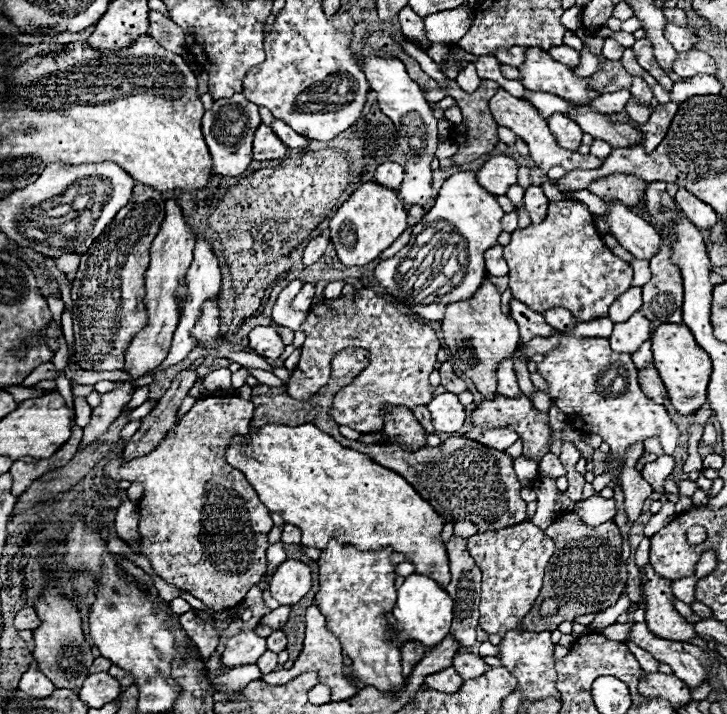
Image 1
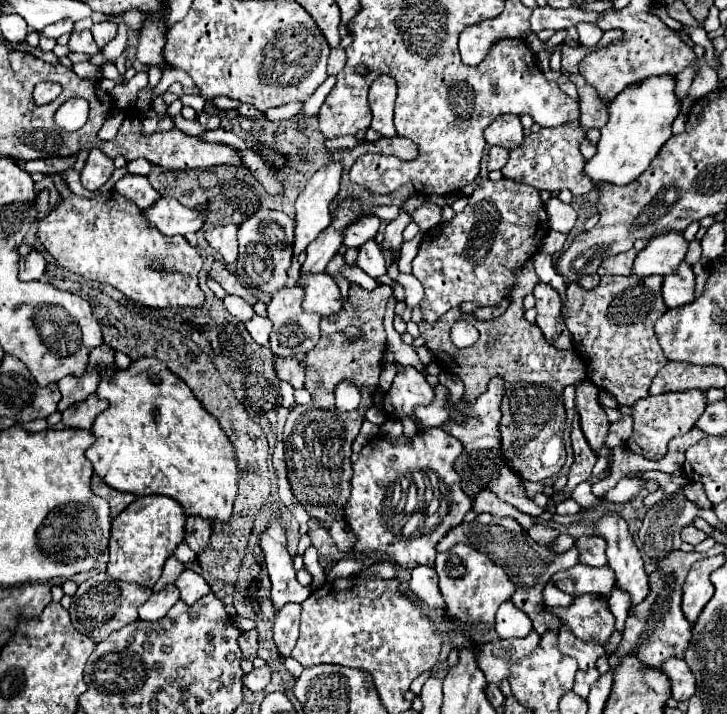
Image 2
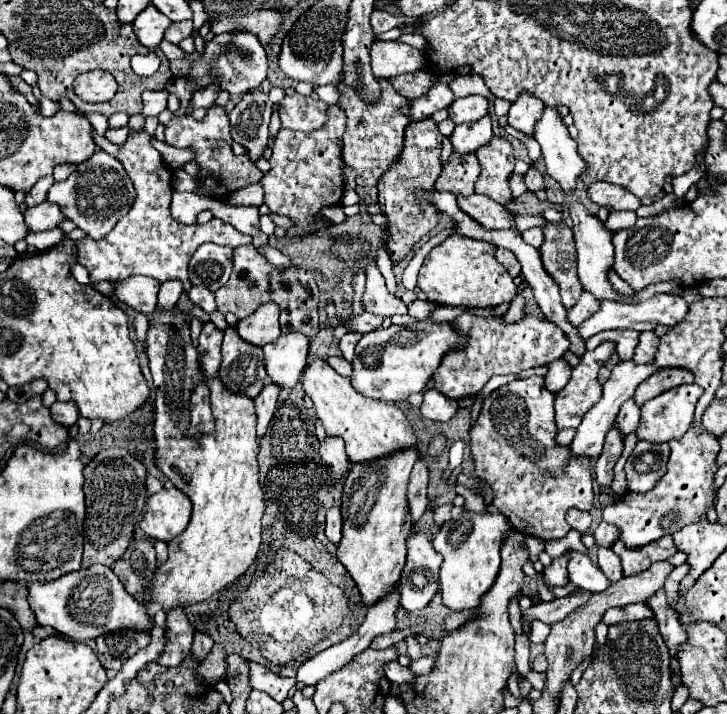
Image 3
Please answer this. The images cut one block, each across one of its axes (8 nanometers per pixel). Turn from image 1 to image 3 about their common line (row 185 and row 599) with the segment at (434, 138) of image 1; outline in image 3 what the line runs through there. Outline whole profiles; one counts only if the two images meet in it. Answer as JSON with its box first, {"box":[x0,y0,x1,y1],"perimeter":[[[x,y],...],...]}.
{"box":[400,532,442,612],"perimeter":[[[418,532],[408,538],[408,558],[400,578],[402,608],[408,612],[422,610],[438,592],[438,570],[442,556],[432,548],[426,534]]]}

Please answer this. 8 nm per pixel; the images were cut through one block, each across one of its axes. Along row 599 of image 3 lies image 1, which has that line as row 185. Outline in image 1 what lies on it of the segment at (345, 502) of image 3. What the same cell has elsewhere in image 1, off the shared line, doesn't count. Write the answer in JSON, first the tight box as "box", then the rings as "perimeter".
{"box":[330,180,408,266],"perimeter":[[[374,180],[362,184],[330,220],[330,238],[338,258],[346,266],[364,266],[376,260],[408,228],[406,218],[408,214],[396,196],[396,190],[380,186]]]}

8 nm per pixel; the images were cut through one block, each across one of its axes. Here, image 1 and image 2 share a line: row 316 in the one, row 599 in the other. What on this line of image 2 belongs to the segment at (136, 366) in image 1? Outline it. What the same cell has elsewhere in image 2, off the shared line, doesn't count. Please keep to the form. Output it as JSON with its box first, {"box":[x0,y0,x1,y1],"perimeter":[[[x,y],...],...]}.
{"box":[138,584,180,622],"perimeter":[[[168,584],[166,588],[162,588],[160,592],[154,592],[148,602],[144,602],[140,608],[138,608],[138,614],[142,620],[148,620],[148,622],[156,622],[160,620],[176,602],[180,600],[180,592],[174,584]]]}

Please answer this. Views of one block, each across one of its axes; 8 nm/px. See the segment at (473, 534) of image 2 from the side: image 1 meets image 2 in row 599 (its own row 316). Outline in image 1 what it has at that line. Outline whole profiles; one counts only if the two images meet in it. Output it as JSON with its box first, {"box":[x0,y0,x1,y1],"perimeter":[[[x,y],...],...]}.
{"box":[510,298,554,342],"perimeter":[[[516,298],[510,300],[510,316],[520,324],[522,342],[530,342],[532,336],[550,336],[554,332],[554,328],[546,324],[542,314],[530,310],[524,302],[518,302]]]}

